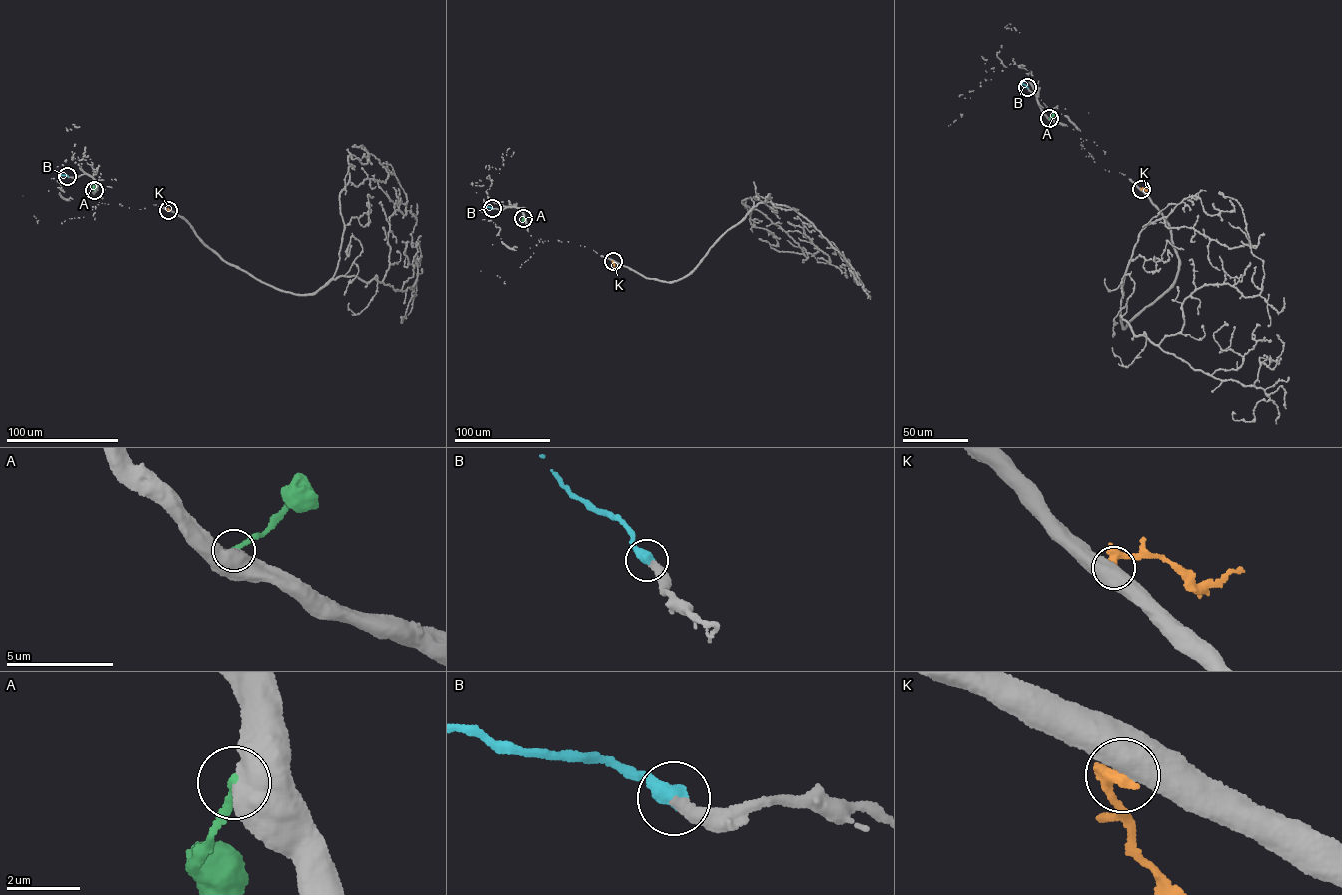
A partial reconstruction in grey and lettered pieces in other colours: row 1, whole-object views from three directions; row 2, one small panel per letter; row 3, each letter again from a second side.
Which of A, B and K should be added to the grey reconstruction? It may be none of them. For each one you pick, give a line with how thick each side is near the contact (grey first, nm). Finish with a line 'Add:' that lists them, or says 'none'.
B: calibres 360 and 480 nm
Add: B

